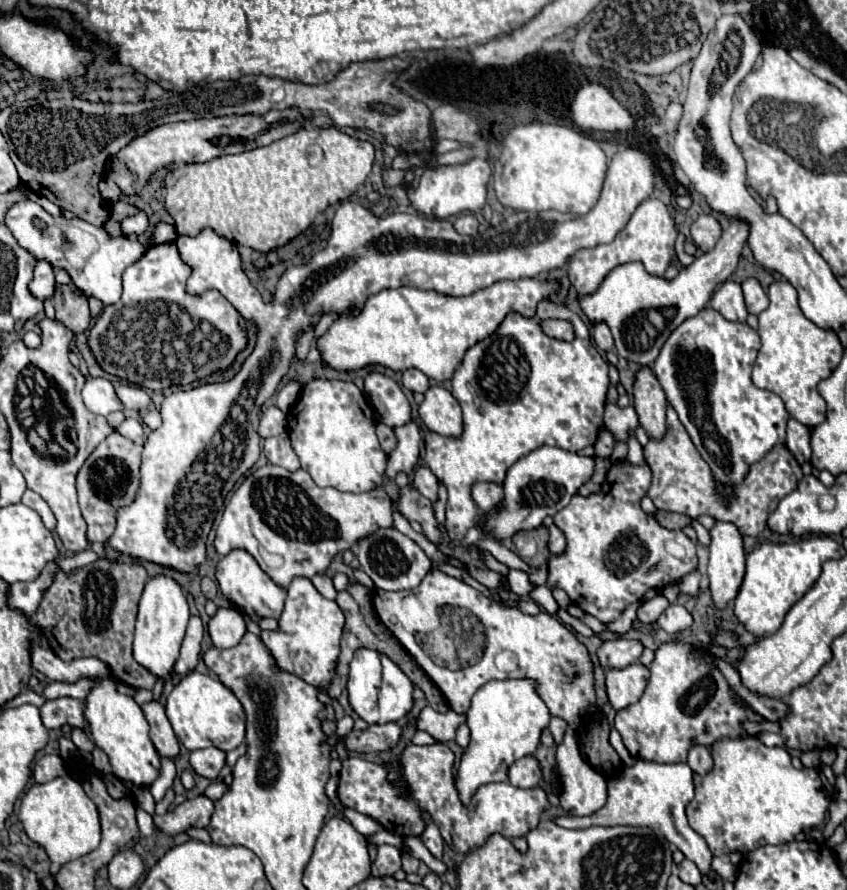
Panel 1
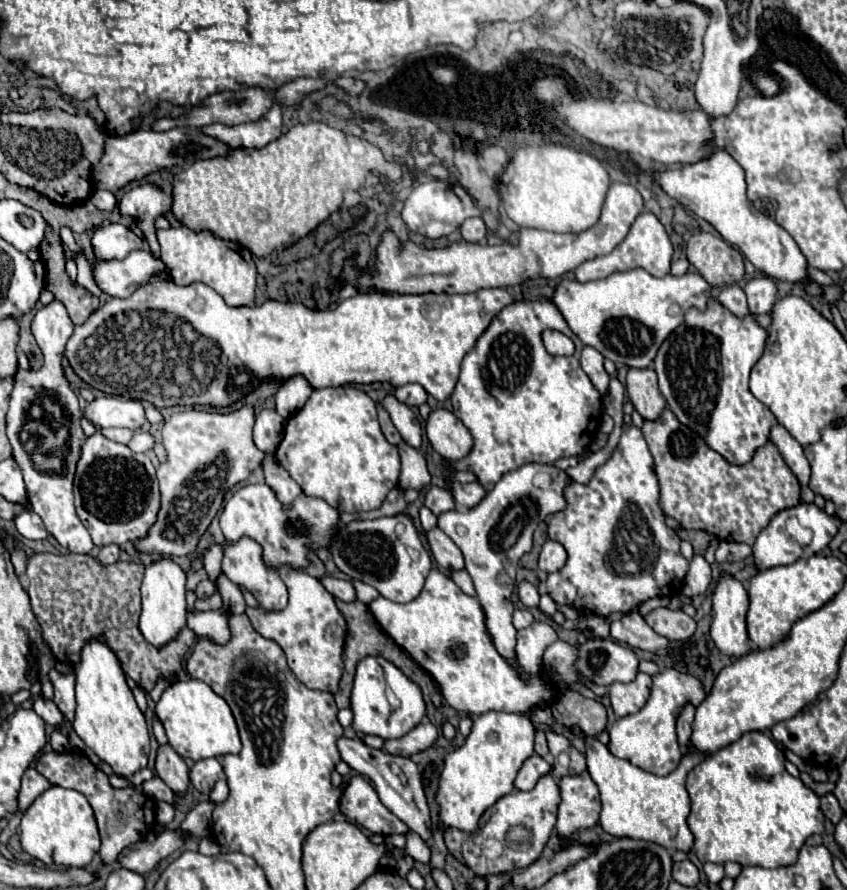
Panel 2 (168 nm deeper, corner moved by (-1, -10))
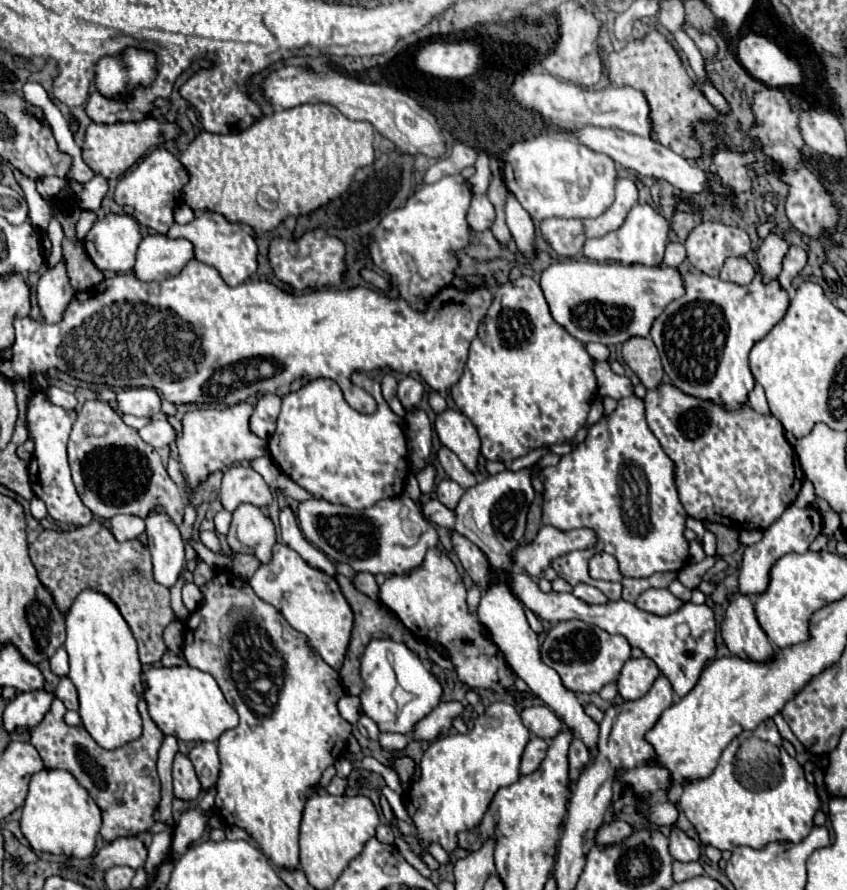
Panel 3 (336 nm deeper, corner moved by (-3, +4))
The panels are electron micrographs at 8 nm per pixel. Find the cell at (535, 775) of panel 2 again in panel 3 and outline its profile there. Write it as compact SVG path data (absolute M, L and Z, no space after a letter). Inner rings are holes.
M532 736L524 754L522 754L522 764L520 764L520 772L522 774L532 774L544 760L546 756L546 750L548 750L548 744L538 738L538 736Z

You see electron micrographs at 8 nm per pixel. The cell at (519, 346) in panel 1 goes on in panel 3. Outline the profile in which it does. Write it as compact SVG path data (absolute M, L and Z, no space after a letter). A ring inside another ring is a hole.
M520 276L500 286L494 294L492 306L478 328L478 336L472 340L464 374L458 384L452 386L452 398L460 412L470 418L480 432L482 456L486 460L502 460L504 464L510 464L514 458L520 458L534 448L570 442L586 424L596 390L594 360L586 352L584 344L576 342L570 334L564 334L564 330L552 322L540 284L530 276Z

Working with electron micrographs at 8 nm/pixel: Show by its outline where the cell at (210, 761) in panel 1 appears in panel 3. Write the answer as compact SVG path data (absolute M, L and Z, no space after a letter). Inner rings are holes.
M200 742L188 752L188 758L194 764L194 770L196 770L196 776L202 784L202 788L206 788L206 790L212 788L218 780L218 770L220 770L216 744L214 742Z

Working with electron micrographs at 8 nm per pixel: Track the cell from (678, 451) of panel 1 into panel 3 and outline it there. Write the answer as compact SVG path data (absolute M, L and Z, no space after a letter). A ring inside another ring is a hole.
M660 384L658 388L648 390L644 404L650 430L676 464L676 484L688 516L702 522L718 522L734 530L766 530L796 500L804 474L778 418L760 414L748 404L728 410L722 404L684 394L672 384Z

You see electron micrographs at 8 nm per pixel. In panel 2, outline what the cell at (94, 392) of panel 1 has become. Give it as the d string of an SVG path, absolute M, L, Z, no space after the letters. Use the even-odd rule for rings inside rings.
M98 396L98 398L94 398L86 406L84 416L94 426L100 426L100 428L118 426L118 428L136 430L146 422L142 404L138 400L130 400L130 398L122 398L122 396Z

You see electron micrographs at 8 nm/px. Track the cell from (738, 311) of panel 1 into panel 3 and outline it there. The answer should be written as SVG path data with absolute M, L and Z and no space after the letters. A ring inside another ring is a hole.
M728 258L720 270L720 278L736 284L748 284L754 278L754 268L746 258Z

